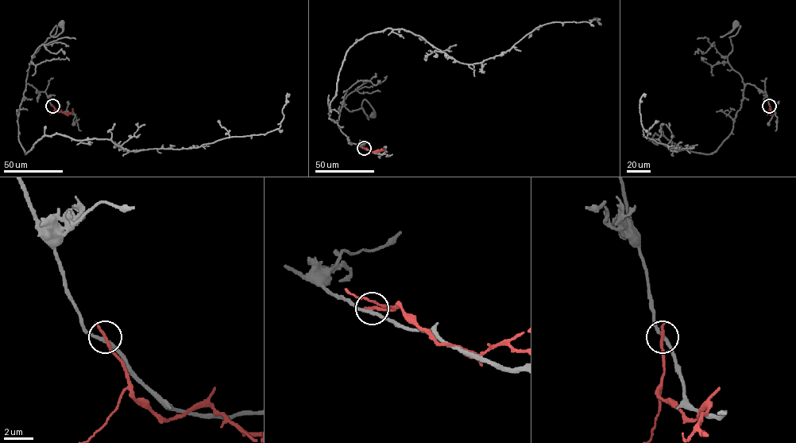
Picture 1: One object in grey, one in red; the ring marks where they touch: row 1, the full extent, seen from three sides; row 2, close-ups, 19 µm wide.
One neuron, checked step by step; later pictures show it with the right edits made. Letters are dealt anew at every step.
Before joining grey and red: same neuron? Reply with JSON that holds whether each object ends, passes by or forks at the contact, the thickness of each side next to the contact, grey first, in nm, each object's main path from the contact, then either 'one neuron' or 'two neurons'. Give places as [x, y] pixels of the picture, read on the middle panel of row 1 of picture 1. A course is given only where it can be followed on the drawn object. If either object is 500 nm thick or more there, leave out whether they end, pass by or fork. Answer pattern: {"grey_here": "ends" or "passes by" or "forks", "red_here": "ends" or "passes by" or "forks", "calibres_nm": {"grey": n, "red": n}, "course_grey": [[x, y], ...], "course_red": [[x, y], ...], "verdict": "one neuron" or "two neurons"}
{"grey_here": "passes by", "red_here": "ends", "calibres_nm": {"grey": 240, "red": 280}, "course_grey": [[364, 149], [351, 143], [337, 122], [344, 106], [361, 108], [368, 119], [364, 99], [372, 114]], "course_red": [[364, 148], [376, 152], [383, 148]], "verdict": "two neurons"}

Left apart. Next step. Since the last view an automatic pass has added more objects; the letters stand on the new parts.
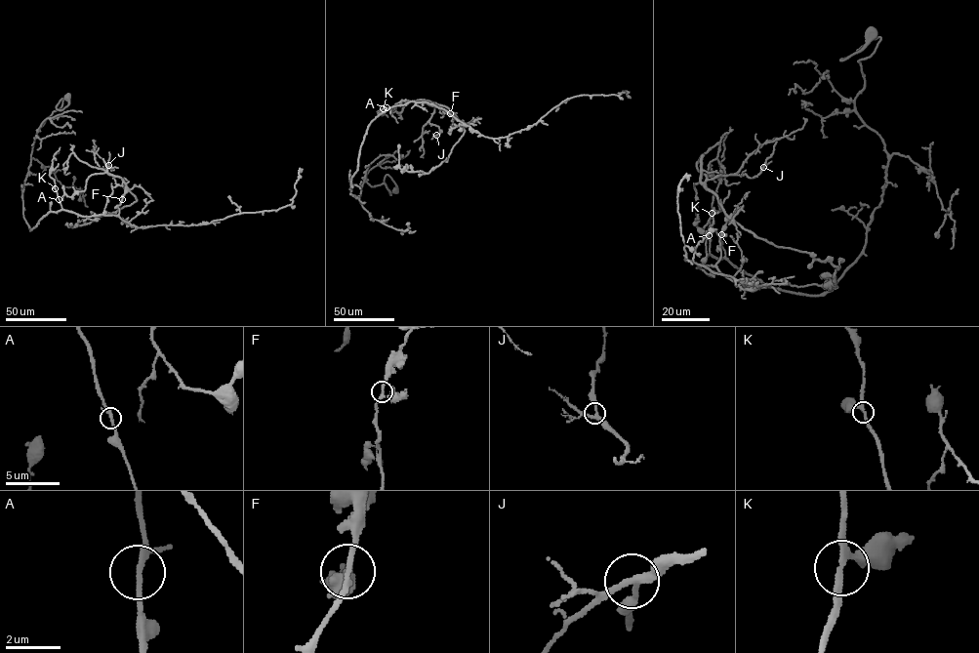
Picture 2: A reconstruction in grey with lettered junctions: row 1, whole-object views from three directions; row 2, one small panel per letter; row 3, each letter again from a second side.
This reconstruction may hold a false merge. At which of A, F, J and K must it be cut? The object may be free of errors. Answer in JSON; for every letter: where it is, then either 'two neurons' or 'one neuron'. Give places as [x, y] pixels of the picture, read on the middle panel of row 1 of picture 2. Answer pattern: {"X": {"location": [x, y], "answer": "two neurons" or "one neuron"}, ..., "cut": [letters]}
{"A": {"location": [387, 107], "answer": "one neuron"}, "F": {"location": [450, 113], "answer": "two neurons"}, "J": {"location": [436, 135], "answer": "one neuron"}, "K": {"location": [383, 108], "answer": "one neuron"}, "cut": ["F"]}

